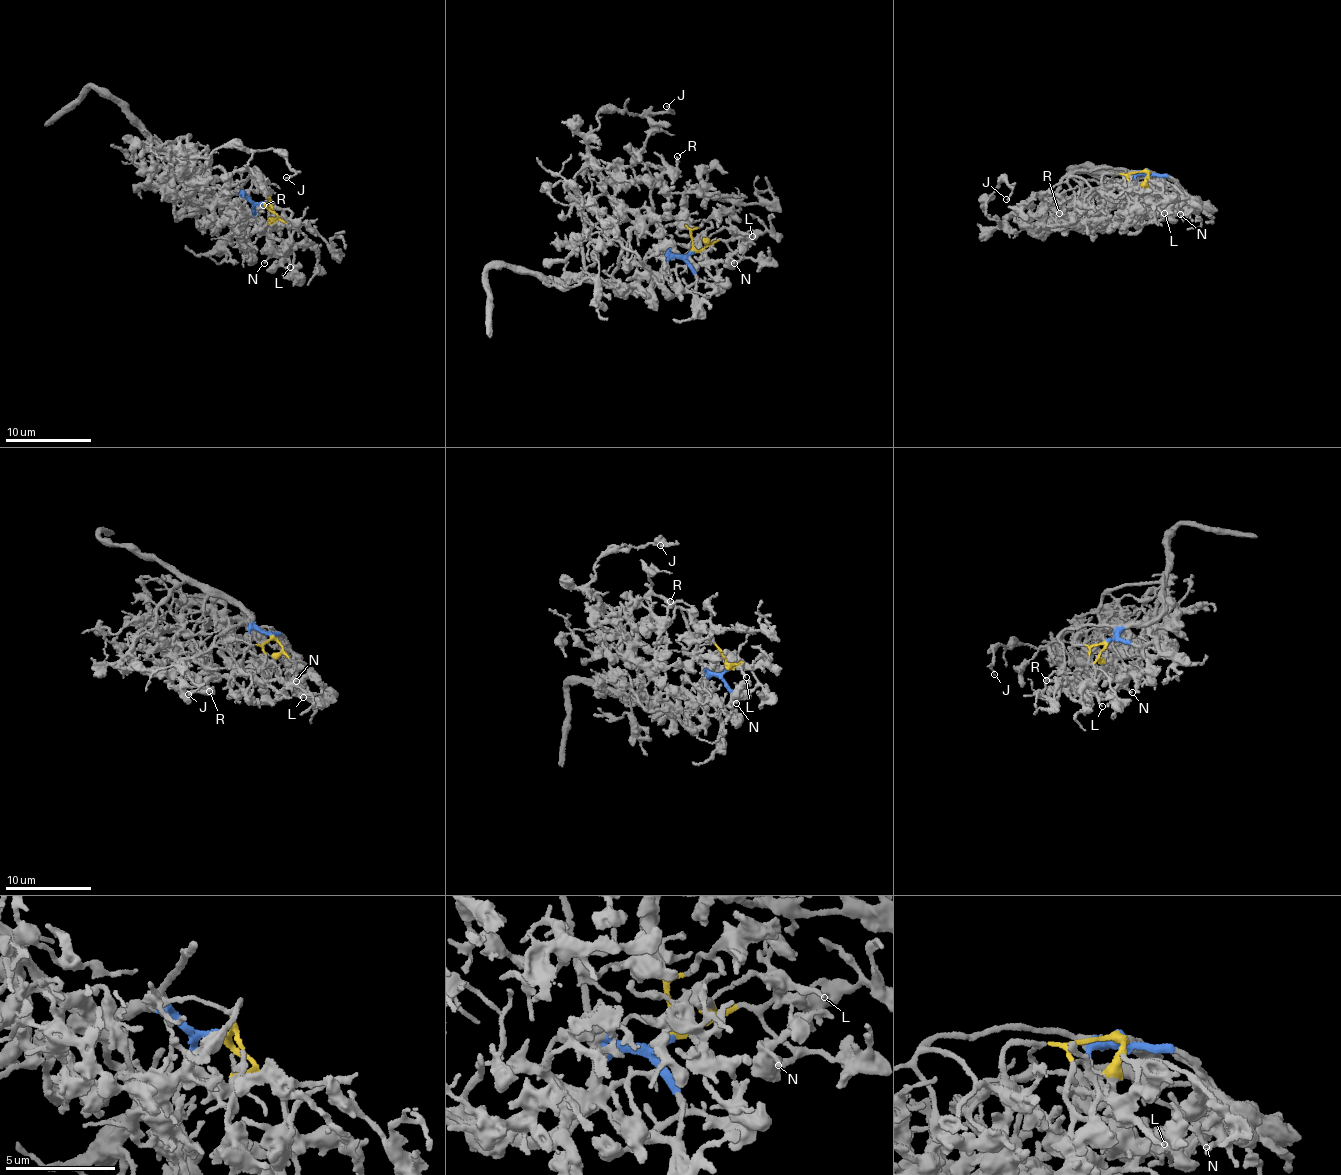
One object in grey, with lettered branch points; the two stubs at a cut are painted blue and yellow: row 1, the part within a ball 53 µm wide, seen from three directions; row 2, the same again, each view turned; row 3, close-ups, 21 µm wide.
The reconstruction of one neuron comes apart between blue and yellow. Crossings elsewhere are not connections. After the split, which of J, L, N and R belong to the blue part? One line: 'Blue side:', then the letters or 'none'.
Blue side: J, R

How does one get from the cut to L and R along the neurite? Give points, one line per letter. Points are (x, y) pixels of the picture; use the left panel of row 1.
L: (264, 203), (287, 226), (290, 267)
R: (264, 203), (245, 197), (242, 186), (256, 167), (257, 174), (237, 208), (254, 211), (263, 204)

